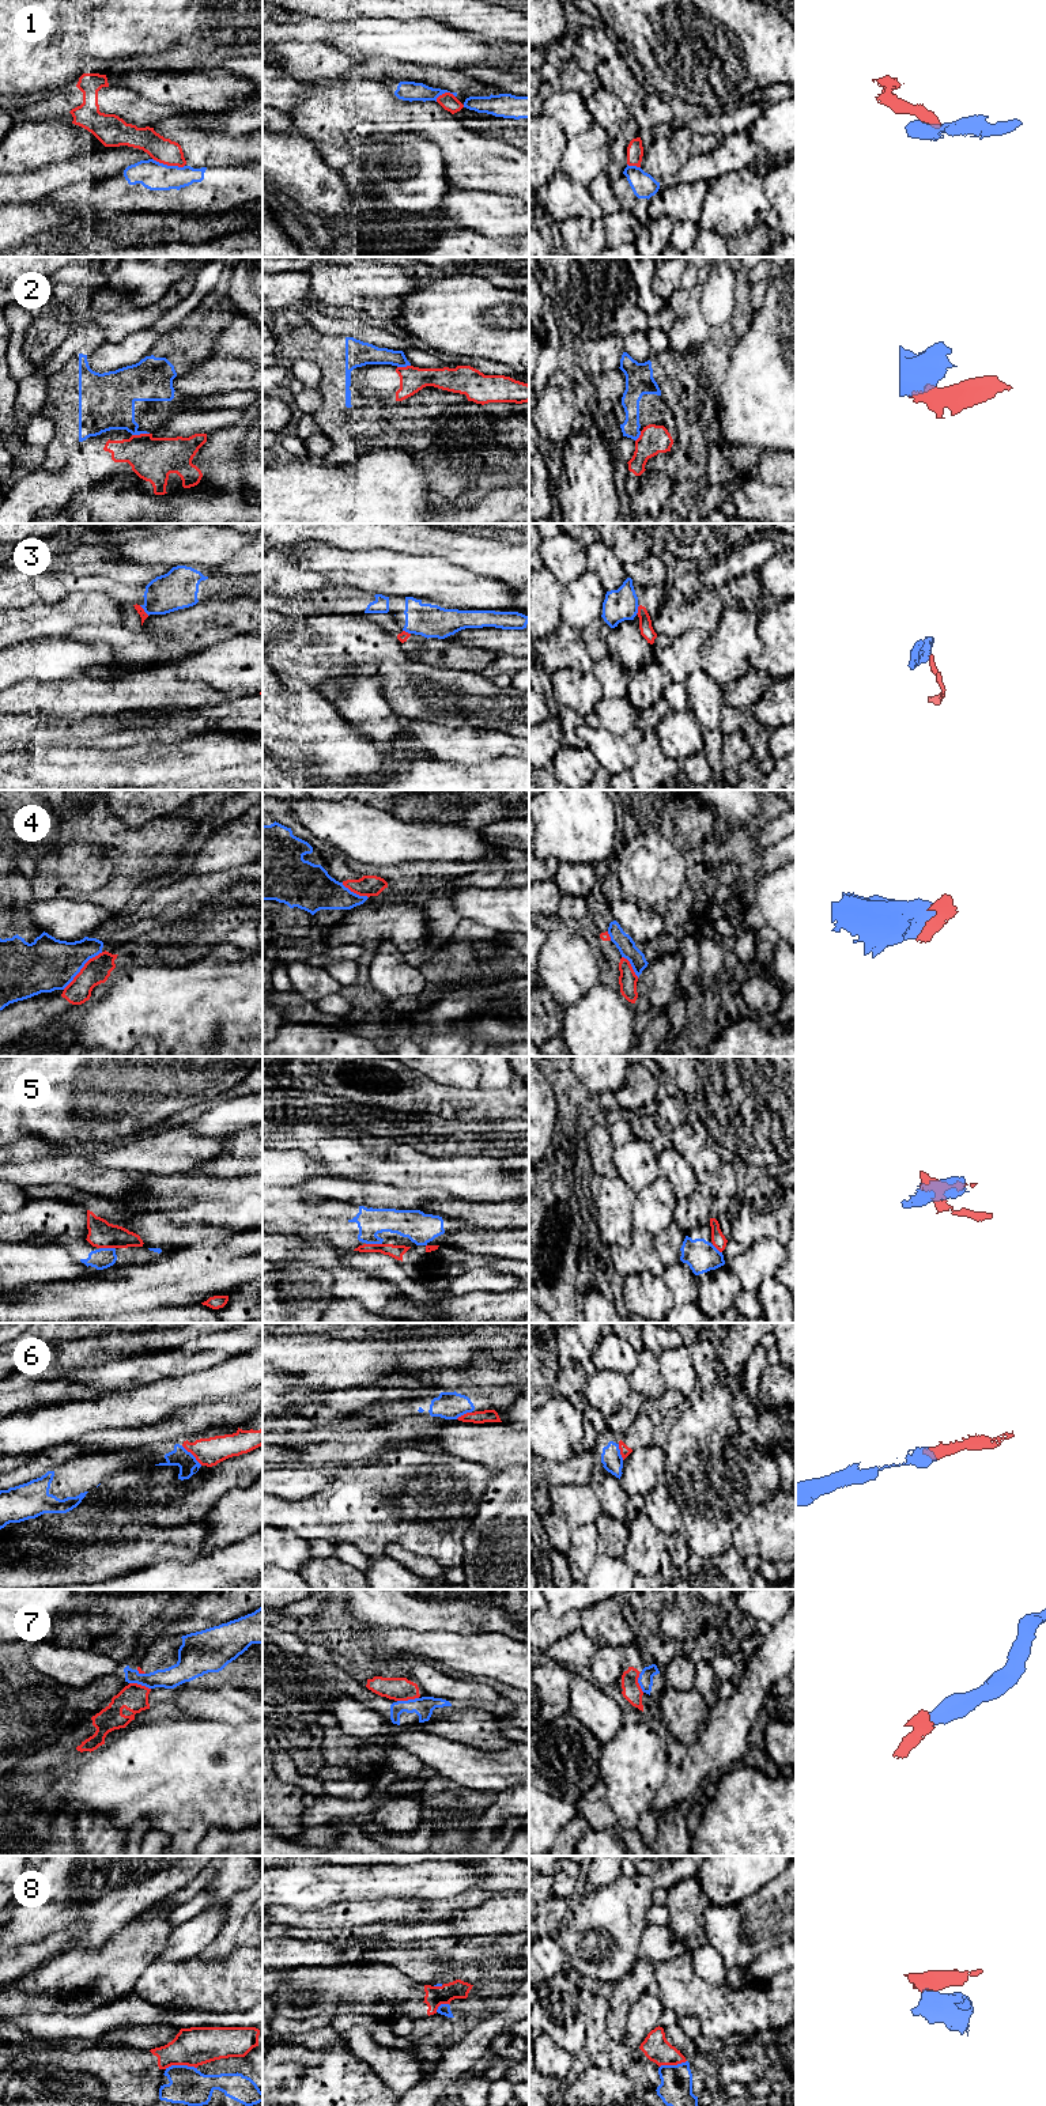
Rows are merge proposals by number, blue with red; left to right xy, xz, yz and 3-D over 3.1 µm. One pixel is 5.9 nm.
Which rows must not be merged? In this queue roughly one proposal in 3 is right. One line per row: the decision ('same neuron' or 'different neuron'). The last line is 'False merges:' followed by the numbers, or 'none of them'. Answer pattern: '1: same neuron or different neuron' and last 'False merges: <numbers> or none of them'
1: different neuron
2: different neuron
3: different neuron
4: different neuron
5: different neuron
6: different neuron
7: different neuron
8: different neuron
False merges: 1, 2, 3, 4, 5, 6, 7, 8

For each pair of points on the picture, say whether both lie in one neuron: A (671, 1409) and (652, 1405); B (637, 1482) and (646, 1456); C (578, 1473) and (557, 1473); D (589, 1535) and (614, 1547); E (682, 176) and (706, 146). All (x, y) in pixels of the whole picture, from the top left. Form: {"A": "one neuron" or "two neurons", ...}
{"A": "one neuron", "B": "one neuron", "C": "one neuron", "D": "two neurons", "E": "two neurons"}

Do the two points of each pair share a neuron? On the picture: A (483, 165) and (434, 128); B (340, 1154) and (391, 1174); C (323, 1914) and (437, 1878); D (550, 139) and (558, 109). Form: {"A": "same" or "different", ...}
{"A": "same", "B": "same", "C": "different", "D": "different"}

